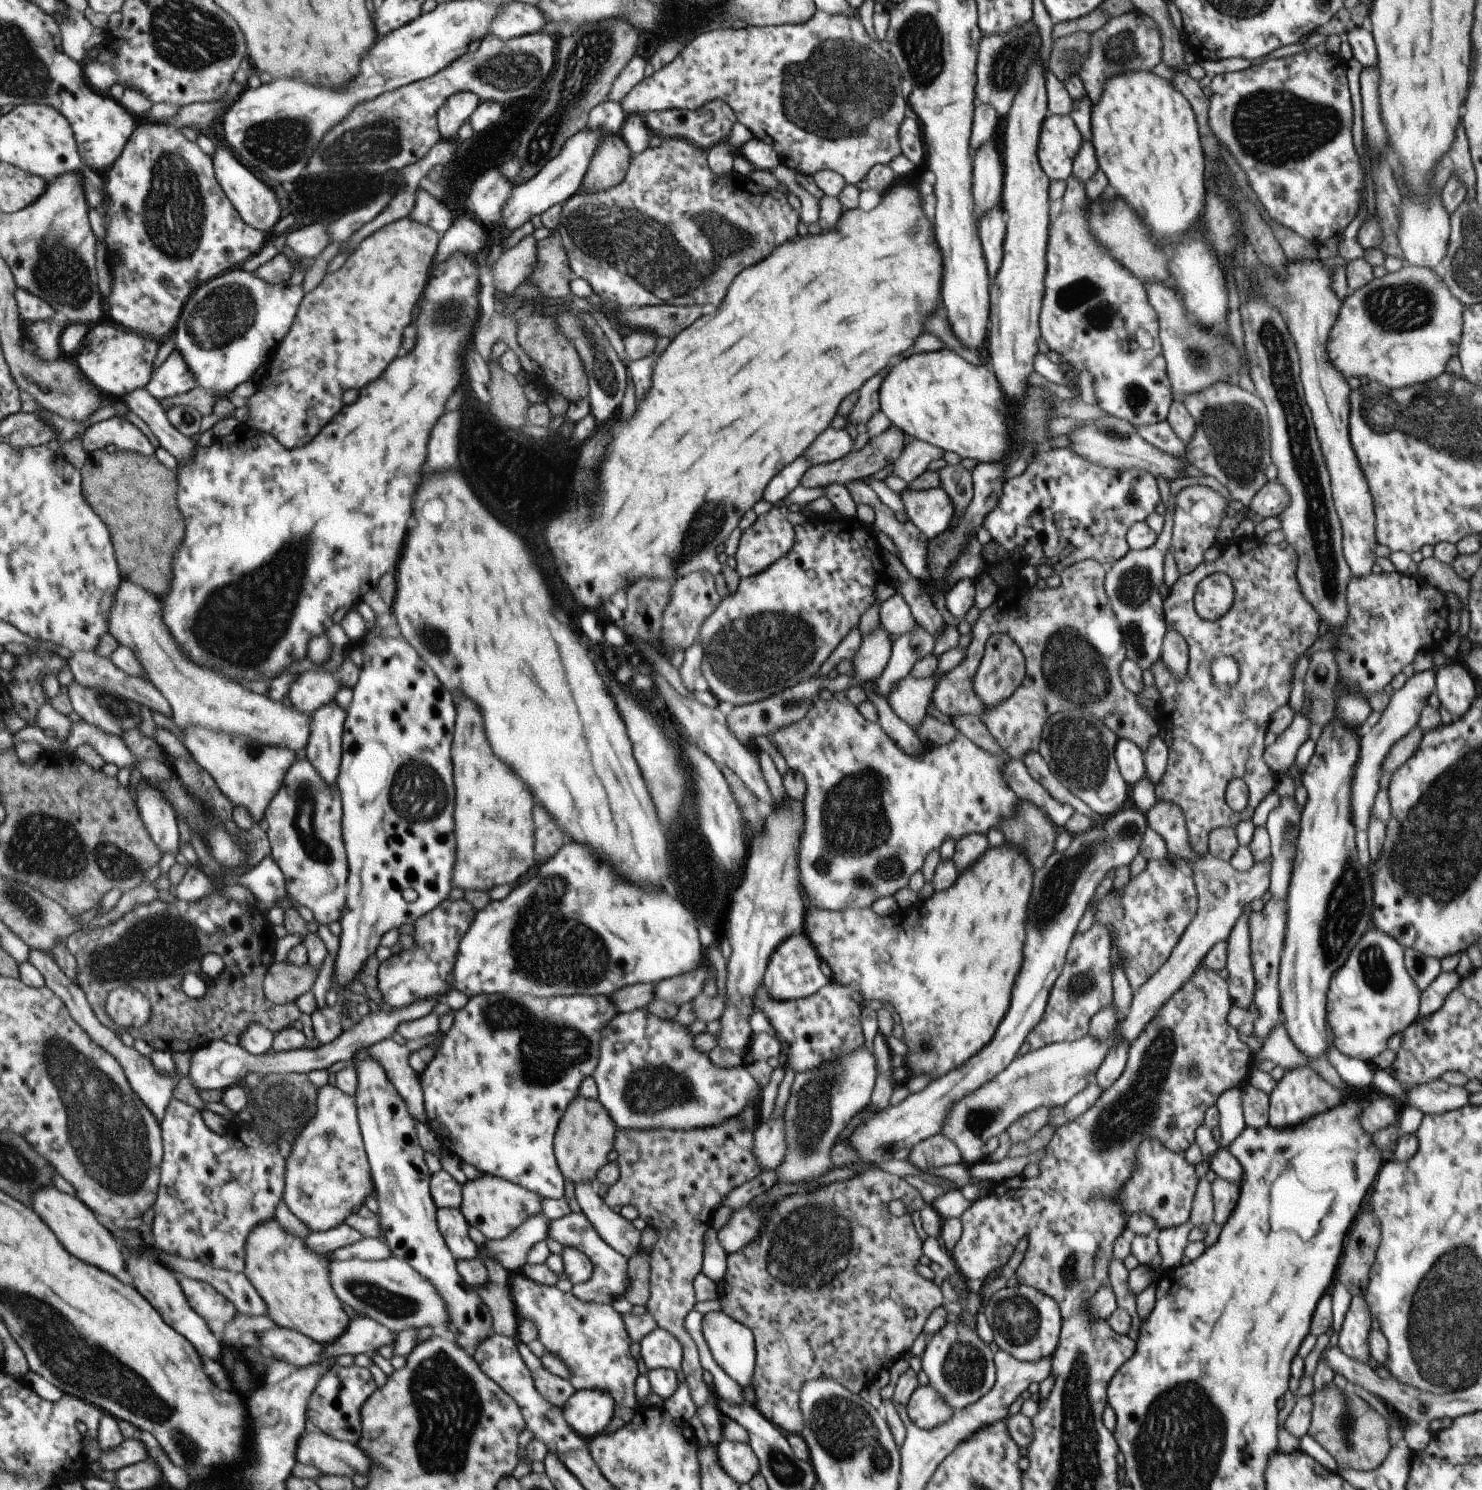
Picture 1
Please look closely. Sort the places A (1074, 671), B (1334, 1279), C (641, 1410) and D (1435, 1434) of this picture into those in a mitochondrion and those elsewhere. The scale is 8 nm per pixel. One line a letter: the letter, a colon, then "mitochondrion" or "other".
A: mitochondrion
B: other
C: other
D: other

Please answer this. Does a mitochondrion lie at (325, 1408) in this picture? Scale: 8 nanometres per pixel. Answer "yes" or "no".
yes

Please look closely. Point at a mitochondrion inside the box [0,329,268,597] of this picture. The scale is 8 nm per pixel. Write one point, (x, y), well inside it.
(74, 385)

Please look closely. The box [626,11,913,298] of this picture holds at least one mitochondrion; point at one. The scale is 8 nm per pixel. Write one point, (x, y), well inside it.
(849, 91)

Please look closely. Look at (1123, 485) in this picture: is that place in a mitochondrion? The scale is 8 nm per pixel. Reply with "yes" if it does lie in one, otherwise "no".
no

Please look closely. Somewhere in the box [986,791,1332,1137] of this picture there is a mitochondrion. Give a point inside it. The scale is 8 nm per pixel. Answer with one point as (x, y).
(1055, 890)

